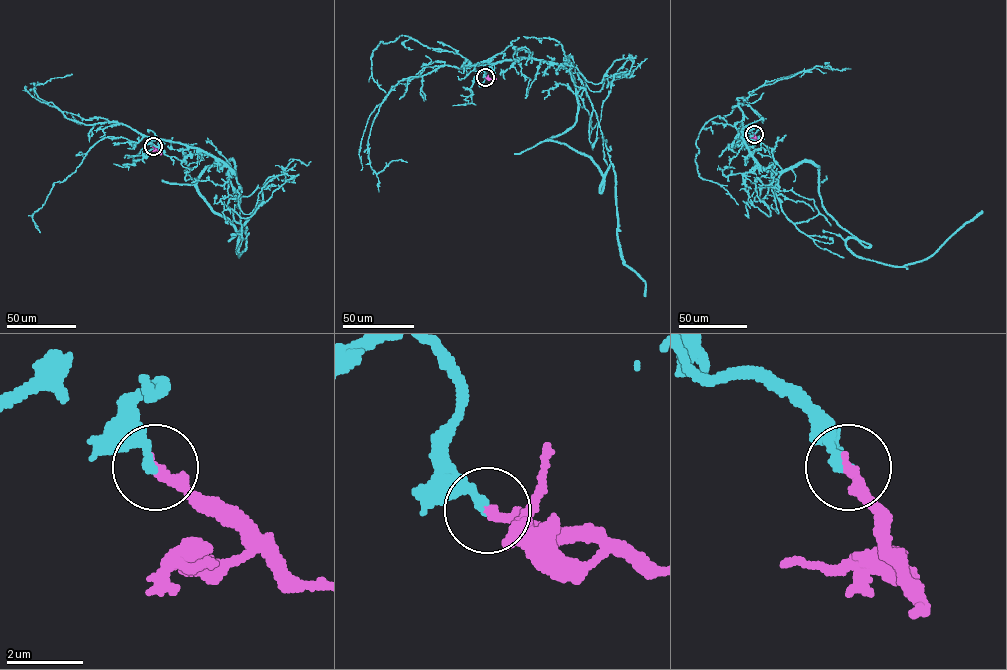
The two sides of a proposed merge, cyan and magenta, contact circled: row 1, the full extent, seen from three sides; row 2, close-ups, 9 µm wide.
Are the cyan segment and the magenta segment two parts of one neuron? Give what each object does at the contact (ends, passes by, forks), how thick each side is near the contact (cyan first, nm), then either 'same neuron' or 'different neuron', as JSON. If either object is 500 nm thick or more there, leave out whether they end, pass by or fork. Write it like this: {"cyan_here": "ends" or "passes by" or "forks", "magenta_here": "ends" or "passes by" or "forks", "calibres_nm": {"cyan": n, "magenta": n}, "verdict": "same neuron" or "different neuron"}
{"cyan_here": "ends", "magenta_here": "ends", "calibres_nm": {"cyan": 240, "magenta": 320}, "verdict": "same neuron"}

